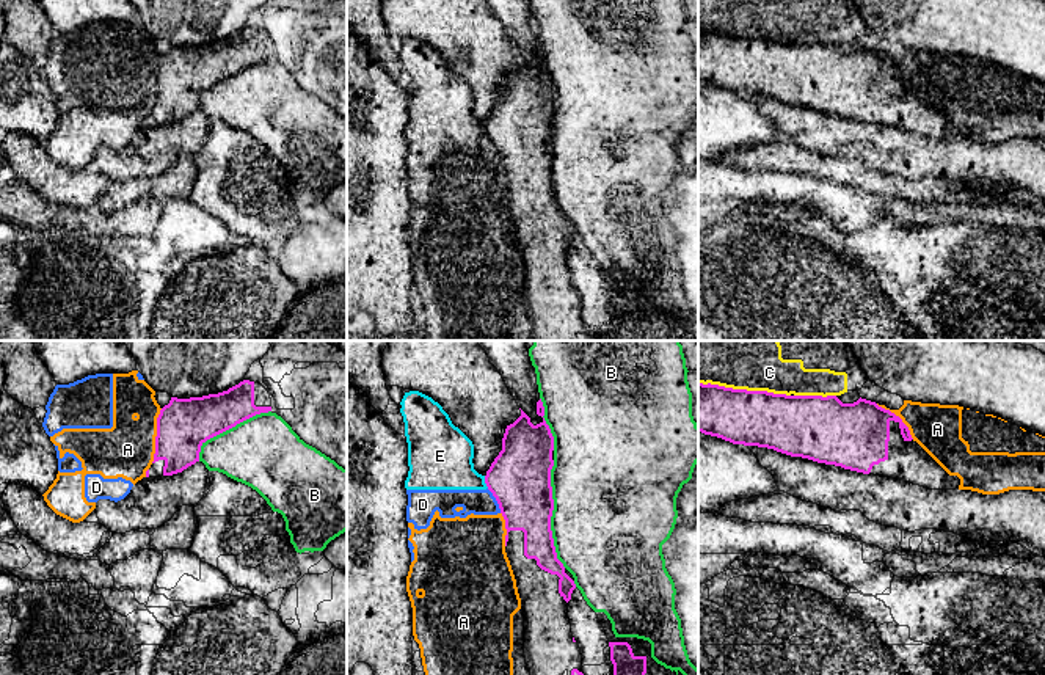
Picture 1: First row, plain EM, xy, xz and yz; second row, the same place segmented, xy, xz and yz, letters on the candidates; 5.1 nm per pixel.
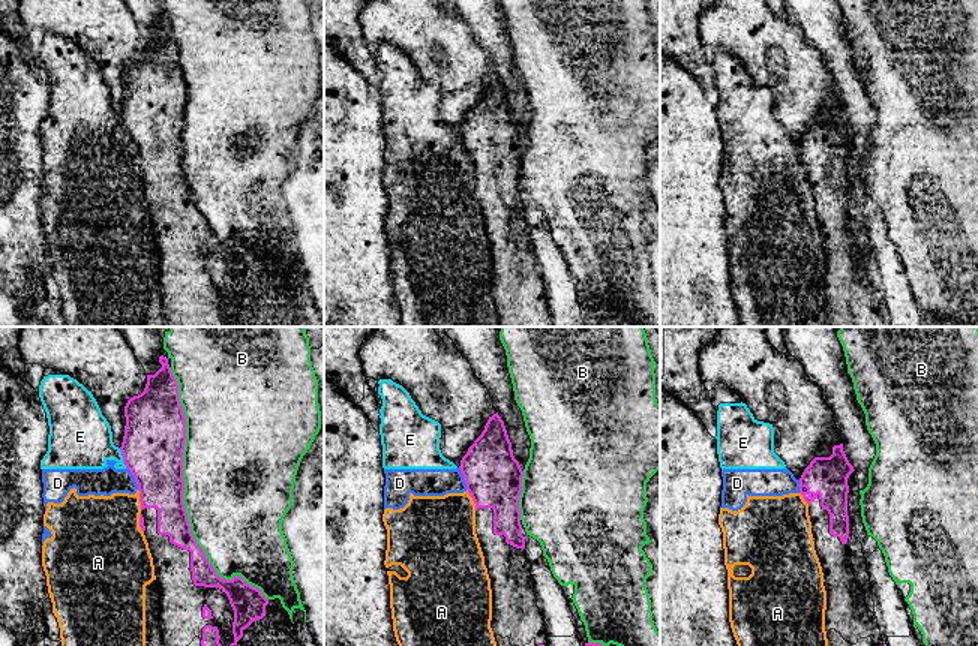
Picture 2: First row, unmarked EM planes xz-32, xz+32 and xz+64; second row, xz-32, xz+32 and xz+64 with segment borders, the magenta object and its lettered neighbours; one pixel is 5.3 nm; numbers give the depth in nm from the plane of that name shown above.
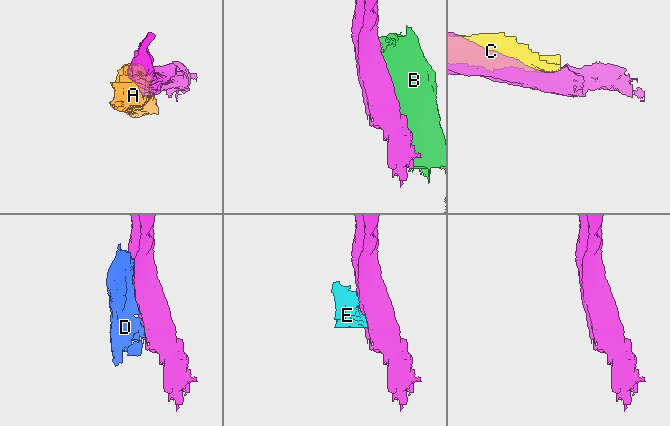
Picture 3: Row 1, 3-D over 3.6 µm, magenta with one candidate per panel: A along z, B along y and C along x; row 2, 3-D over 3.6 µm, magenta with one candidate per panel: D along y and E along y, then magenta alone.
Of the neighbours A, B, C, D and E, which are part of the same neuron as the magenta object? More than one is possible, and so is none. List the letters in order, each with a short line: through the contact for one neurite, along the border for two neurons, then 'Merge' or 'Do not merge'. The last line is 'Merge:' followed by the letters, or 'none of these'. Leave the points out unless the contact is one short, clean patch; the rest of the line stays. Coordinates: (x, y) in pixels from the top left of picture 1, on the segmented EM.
A: Line: xy (162, 408), (157, 418), (156, 452), (151, 462). Do not merge
B: Do not merge
C: Do not merge
D: Do not merge
E: Do not merge
Merge: none of these

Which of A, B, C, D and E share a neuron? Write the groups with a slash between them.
A D E / B / C

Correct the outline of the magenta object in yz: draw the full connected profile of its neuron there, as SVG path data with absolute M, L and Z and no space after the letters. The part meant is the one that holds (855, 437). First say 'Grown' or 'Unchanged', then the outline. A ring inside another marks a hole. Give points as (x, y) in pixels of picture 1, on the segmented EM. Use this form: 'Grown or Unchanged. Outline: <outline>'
Grown. Outline: M698 383L698 432L733 444L767 447L791 457L835 465L863 474L901 479L929 490L956 490L960 485L957 476L949 476L912 438L908 427L899 416L861 397L854 403L843 403L836 396L786 396Z

